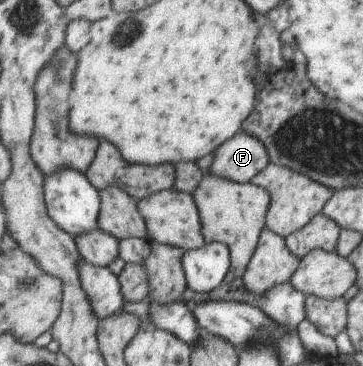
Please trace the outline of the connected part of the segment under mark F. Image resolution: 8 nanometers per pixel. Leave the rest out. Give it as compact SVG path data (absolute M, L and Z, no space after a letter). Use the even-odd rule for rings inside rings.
M238 131L215 149L207 171L219 178L243 184L250 182L269 162L268 150L262 141L250 133Z

